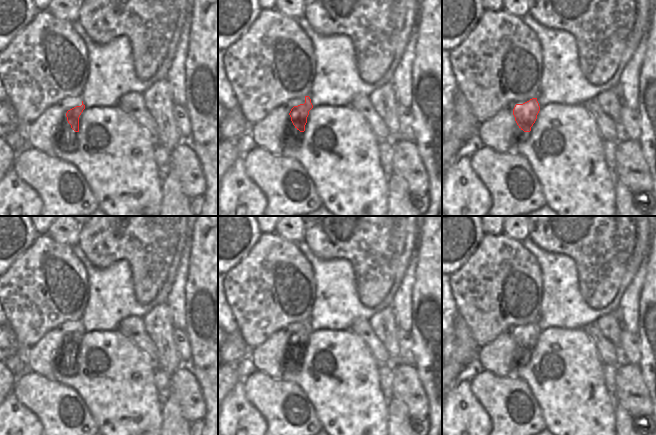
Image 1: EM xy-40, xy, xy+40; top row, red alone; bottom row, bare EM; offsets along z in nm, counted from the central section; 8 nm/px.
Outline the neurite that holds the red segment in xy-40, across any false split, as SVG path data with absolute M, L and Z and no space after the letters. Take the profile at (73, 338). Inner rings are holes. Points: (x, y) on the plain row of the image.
M68 320L49 332L47 332L34 346L25 348L23 356L27 363L27 367L31 372L36 372L46 378L55 378L55 370L61 370L63 373L67 368L72 368L79 356L79 341L85 329L83 328L81 320ZM70 348L74 358L70 361L67 360L67 349Z

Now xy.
M309 320L294 322L271 334L262 344L249 350L249 357L256 369L272 378L281 378L283 371L287 373L303 363L309 335L313 332Z

